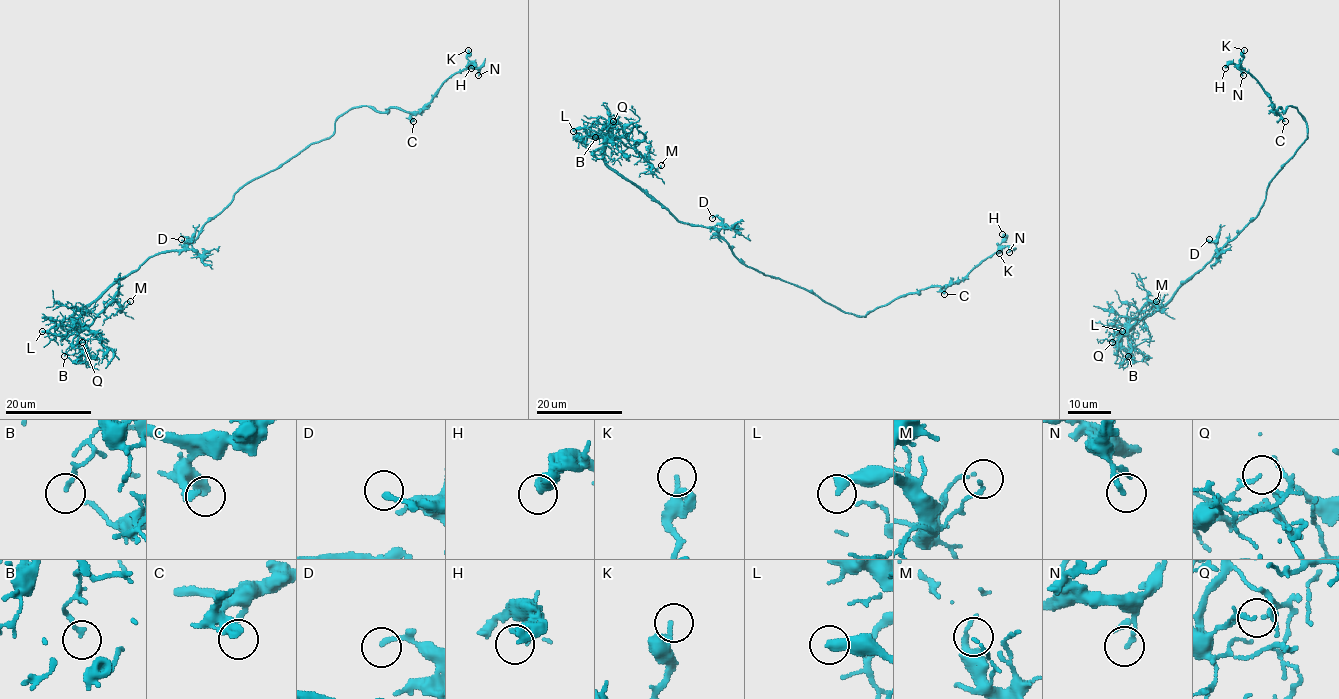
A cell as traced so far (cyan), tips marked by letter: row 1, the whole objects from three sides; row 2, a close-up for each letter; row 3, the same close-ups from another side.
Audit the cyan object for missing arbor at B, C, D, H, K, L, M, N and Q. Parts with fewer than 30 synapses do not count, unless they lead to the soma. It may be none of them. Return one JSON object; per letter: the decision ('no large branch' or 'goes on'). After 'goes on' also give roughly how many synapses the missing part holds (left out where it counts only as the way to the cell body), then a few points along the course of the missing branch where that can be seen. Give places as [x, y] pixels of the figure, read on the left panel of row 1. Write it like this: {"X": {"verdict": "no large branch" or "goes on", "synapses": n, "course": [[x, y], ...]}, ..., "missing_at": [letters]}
{"B": {"verdict": "no large branch"}, "C": {"verdict": "no large branch"}, "D": {"verdict": "no large branch"}, "H": {"verdict": "no large branch"}, "K": {"verdict": "no large branch"}, "L": {"verdict": "goes on"}, "M": {"verdict": "no large branch"}, "N": {"verdict": "no large branch"}, "Q": {"verdict": "no large branch"}, "missing_at": ["L"]}

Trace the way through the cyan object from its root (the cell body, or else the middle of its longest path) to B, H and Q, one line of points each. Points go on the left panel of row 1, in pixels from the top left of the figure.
B: (234, 199), (204, 225), (184, 249), (149, 256), (136, 269), (73, 315), (77, 341), (64, 356)
H: (234, 199), (249, 182), (328, 139), (334, 123), (349, 110), (419, 112), (449, 78), (472, 64), (471, 68)
Q: (234, 199), (184, 249), (149, 256), (73, 315), (76, 333), (72, 343), (82, 342)

